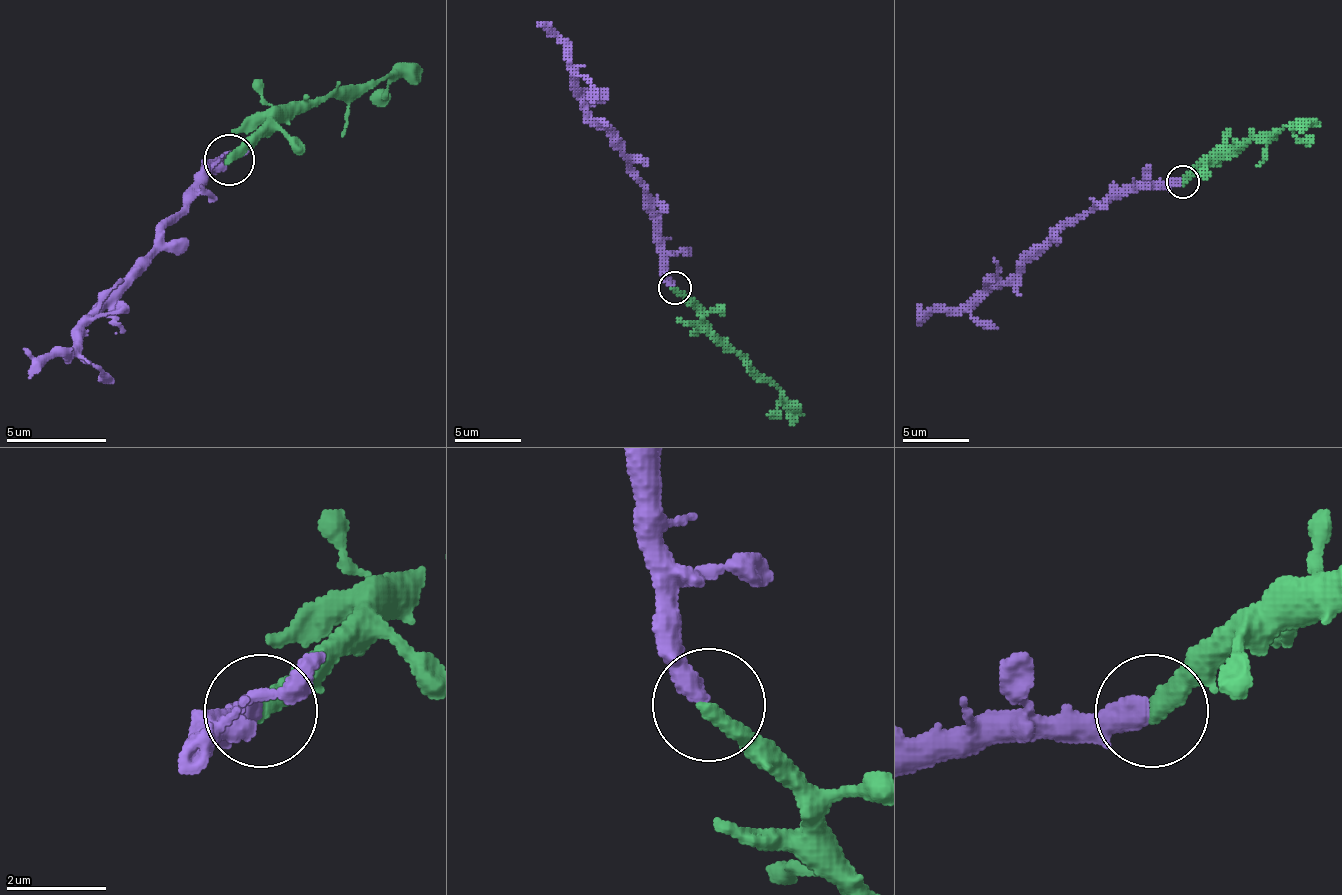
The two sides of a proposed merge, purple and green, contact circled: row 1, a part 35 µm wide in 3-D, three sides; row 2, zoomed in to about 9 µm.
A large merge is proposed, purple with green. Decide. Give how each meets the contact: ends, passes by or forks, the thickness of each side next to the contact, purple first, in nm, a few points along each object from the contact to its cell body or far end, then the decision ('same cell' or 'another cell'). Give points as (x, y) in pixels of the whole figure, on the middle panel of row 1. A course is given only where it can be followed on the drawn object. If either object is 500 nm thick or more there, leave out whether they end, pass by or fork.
purple ends there; green ends there; 440 nm thick on the purple side, 400 nm on the other; purple runs (674, 285), (661, 215), (624, 149), (591, 116), (584, 92), (571, 69), (568, 49), (538, 23); green runs (674, 288), (720, 338), (780, 391), (793, 424); same cell

